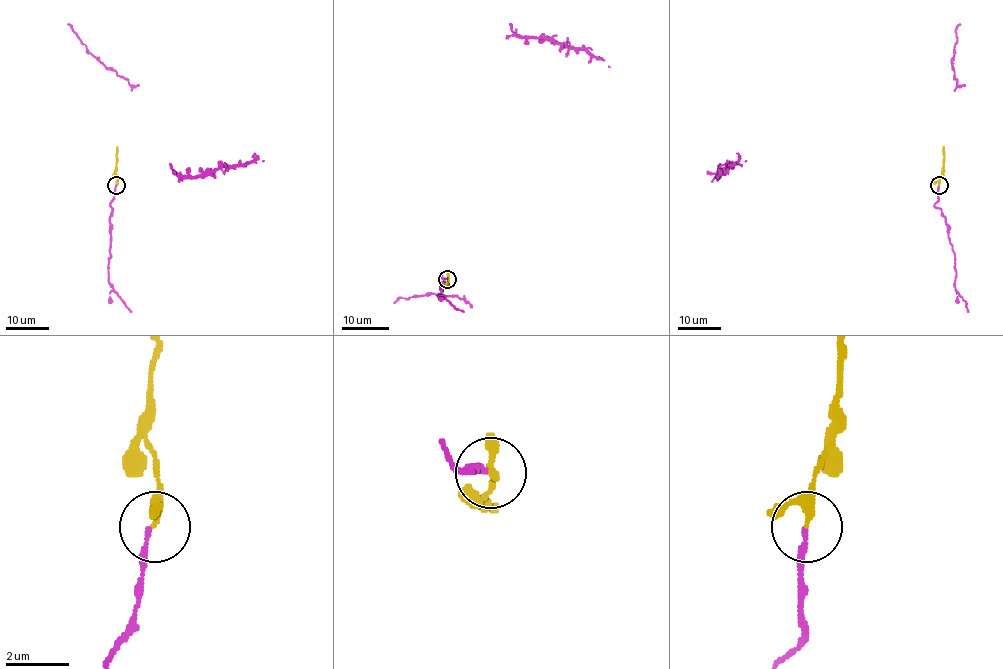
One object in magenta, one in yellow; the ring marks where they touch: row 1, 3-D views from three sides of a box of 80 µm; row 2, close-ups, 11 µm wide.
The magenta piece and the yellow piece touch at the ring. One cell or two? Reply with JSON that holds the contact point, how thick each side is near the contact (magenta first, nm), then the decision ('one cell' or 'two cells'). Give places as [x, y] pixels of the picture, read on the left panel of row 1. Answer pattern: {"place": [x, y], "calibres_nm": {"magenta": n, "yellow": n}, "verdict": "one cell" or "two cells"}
{"place": [116, 185], "calibres_nm": {"magenta": 140, "yellow": 180}, "verdict": "one cell"}

